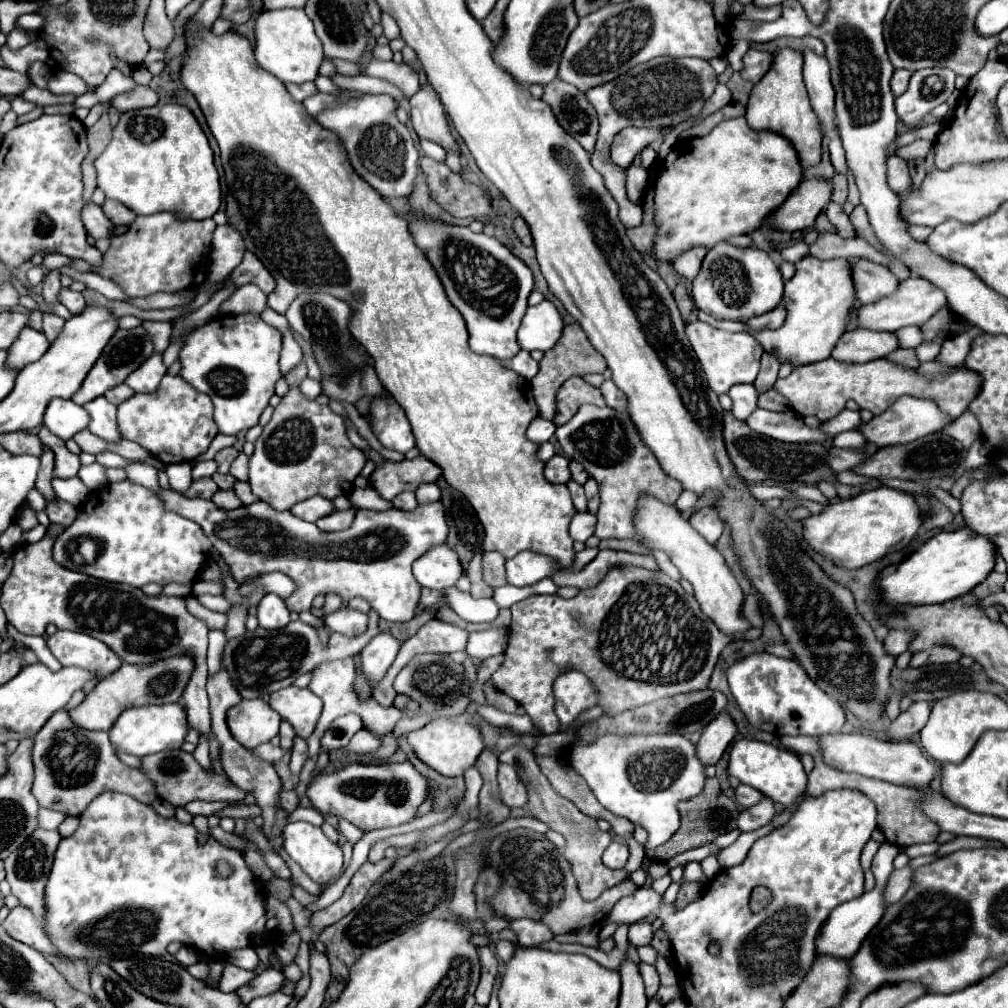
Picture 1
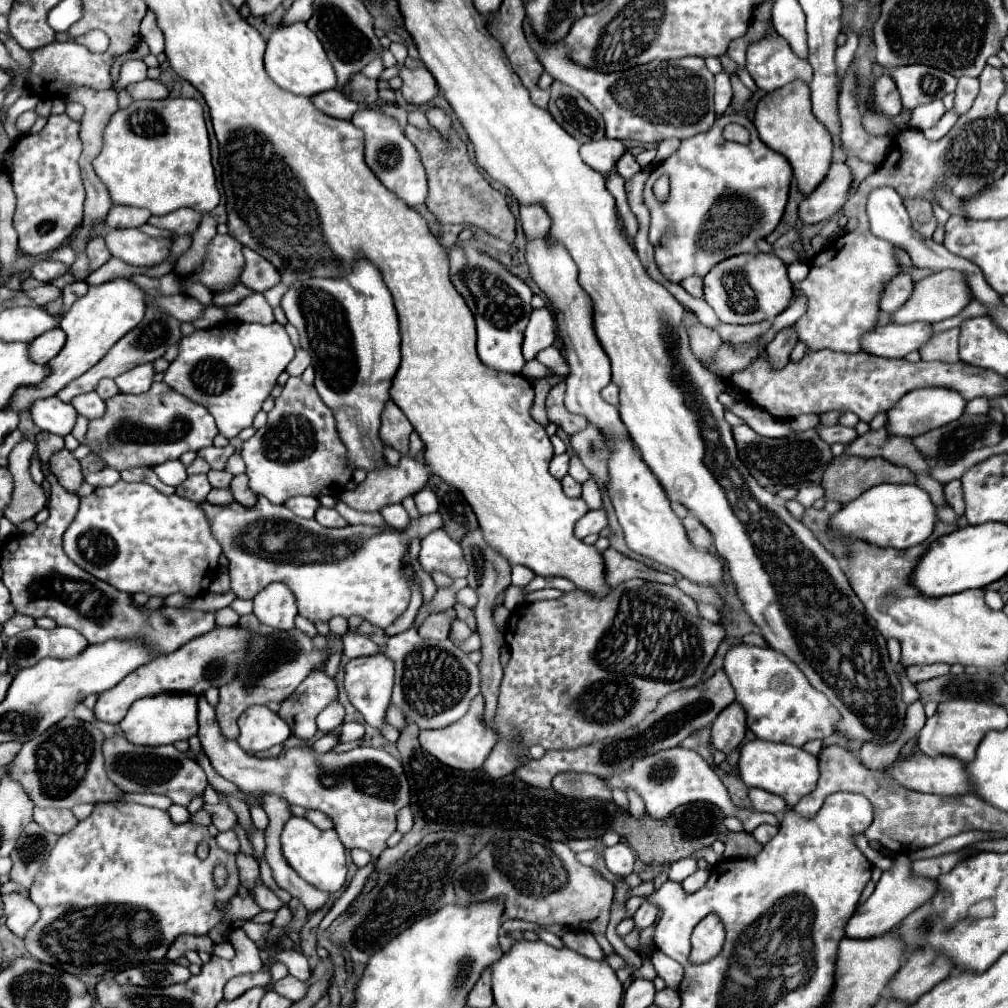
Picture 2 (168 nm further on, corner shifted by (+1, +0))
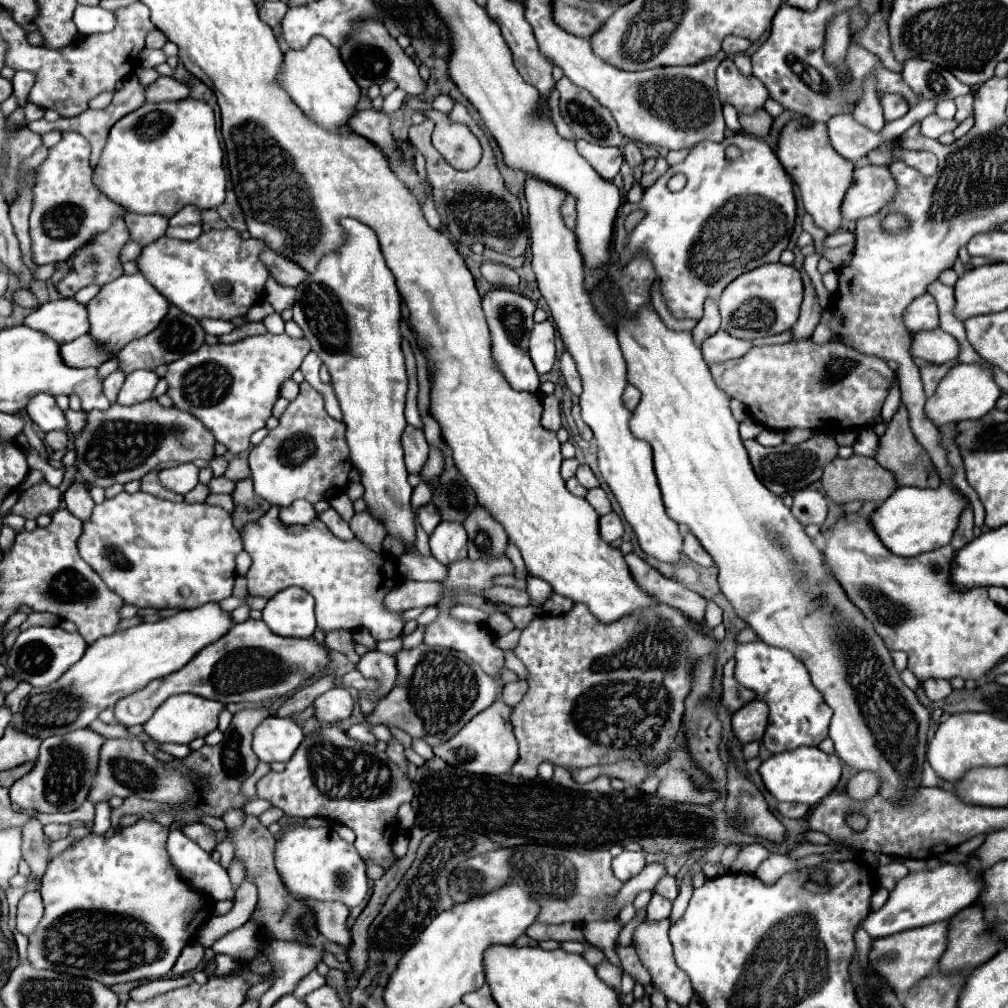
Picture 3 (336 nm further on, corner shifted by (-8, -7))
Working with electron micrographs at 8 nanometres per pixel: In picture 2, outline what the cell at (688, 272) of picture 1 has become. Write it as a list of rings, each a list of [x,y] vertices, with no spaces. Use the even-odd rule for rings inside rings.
[[[691,275],[691,277],[683,279],[681,287],[685,291],[689,291],[693,297],[703,297],[703,279],[699,275]]]

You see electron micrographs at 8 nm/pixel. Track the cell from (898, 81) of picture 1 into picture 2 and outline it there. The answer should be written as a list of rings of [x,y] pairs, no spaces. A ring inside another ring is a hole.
[[[883,73],[877,81],[875,81],[875,103],[877,107],[887,113],[887,115],[899,115],[901,113],[901,99],[899,99],[899,91],[895,87],[895,81],[891,79],[891,75]]]

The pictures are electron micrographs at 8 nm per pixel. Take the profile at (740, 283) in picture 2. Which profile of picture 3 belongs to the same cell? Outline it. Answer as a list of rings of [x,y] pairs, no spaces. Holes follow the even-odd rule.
[[[780,262],[758,266],[756,270],[730,282],[722,292],[722,298],[718,302],[722,330],[740,340],[756,340],[786,332],[798,320],[802,296],[802,278],[794,266],[786,266]]]

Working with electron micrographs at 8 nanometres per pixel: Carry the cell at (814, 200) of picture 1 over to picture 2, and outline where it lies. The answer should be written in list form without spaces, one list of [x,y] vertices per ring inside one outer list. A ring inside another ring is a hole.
[[[833,163],[827,171],[827,179],[823,179],[823,183],[819,183],[811,195],[803,195],[797,211],[799,219],[805,225],[829,219],[847,201],[851,179],[851,171],[845,163]]]

